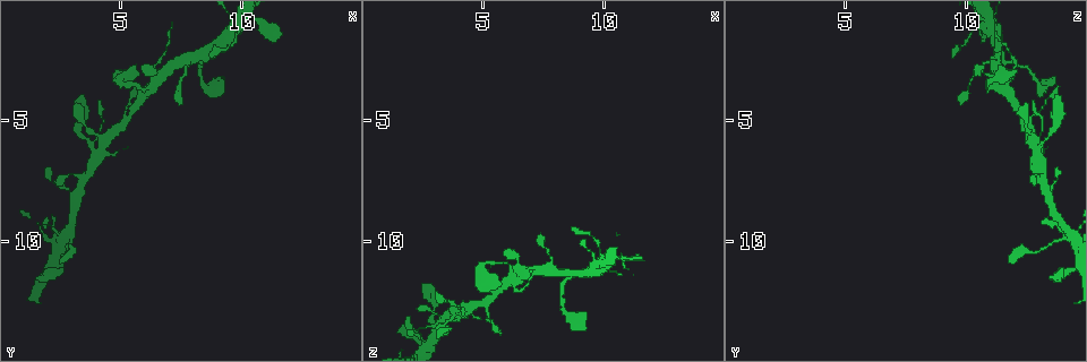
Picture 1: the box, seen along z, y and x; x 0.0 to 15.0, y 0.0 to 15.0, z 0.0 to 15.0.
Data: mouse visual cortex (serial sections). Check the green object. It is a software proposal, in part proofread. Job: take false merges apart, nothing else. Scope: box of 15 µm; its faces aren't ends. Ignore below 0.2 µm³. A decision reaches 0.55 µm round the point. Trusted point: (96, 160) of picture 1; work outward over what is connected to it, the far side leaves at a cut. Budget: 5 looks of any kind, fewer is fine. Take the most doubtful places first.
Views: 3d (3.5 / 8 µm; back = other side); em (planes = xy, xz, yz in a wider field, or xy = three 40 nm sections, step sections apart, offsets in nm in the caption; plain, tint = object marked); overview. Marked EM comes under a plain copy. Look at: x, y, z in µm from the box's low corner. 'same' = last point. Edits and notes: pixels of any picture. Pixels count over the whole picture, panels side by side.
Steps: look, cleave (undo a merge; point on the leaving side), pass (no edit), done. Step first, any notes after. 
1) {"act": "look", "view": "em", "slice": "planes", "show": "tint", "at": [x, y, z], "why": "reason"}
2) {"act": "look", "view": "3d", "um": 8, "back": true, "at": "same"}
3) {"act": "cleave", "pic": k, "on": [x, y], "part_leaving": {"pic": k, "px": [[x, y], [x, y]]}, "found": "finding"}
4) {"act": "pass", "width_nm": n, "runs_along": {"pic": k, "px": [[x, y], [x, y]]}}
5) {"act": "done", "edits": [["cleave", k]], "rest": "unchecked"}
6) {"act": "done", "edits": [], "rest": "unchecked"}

{"act": "look", "view": "3d", "um": 3.5, "at": [5.7, 3.7, 10.9]}

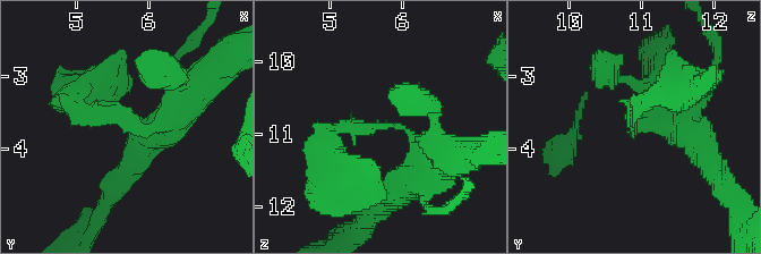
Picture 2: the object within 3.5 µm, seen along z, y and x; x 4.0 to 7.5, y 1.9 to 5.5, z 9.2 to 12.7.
{"act": "look", "view": "em", "slice": "planes", "show": "tint", "at": [5.75, 3.60, 10.90]}

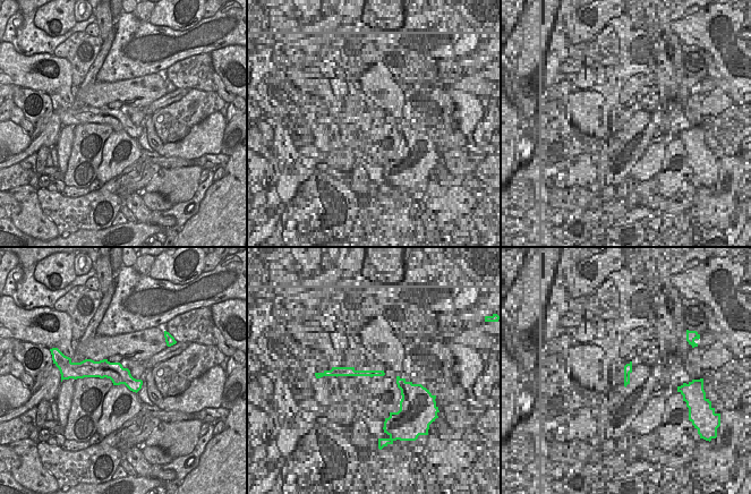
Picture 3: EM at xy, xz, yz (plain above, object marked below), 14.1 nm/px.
{"act": "pass", "found": "continuous, no second cell"}

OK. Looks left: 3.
{"act": "look", "view": "3d", "um": 3.5, "at": [2.8, 9.5, 14.2], "why": "three-way junction"}

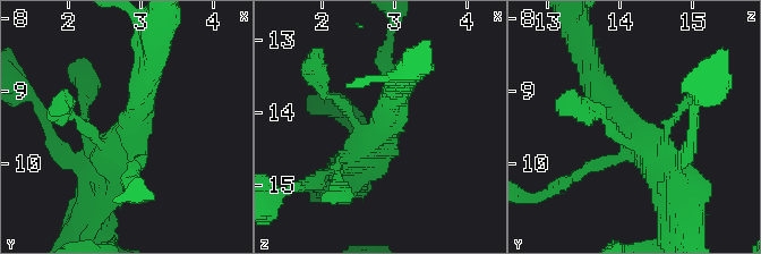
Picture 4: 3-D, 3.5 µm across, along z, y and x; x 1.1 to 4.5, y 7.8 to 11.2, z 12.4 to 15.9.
{"act": "look", "view": "em", "slice": "xy", "step": 2, "show": "tint", "at": [2.85, 9.55, 14.20], "why": "shape alone is not enough"}

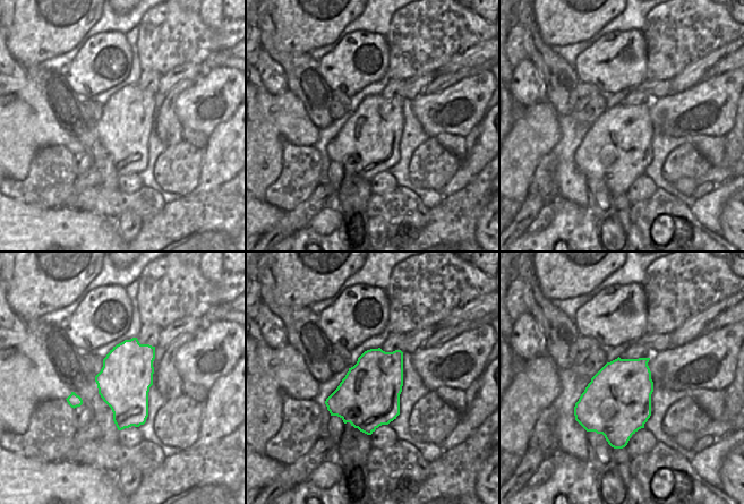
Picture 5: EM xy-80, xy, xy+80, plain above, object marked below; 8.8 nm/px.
{"act": "pass", "runs_along": {"pic": 4, "px": [[591, 73], [606, 98], [678, 184]]}, "found": "all the same cell"}

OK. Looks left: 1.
{"act": "done", "edits": [], "rest": "unchecked"}

